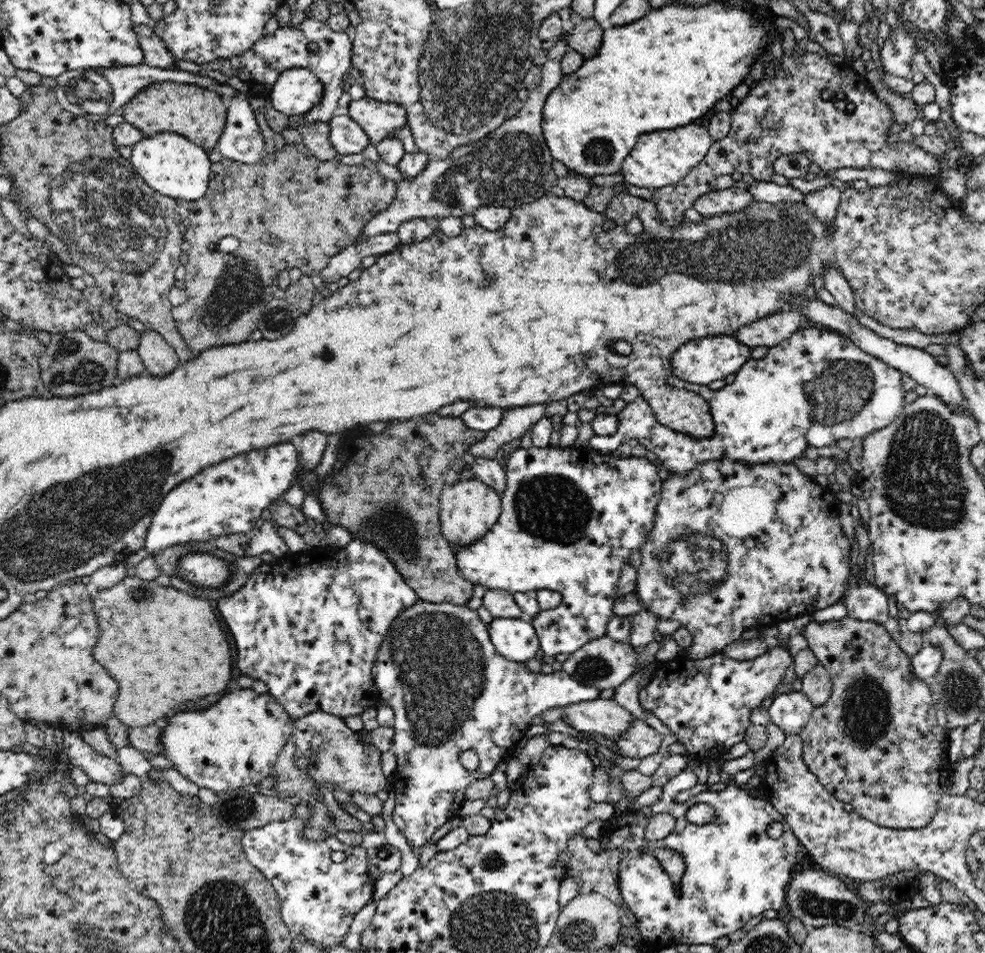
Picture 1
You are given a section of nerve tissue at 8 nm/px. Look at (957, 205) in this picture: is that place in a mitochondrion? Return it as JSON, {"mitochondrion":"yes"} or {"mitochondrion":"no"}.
{"mitochondrion":"no"}

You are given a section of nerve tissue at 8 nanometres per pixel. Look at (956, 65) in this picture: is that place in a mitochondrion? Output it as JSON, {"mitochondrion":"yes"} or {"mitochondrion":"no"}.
{"mitochondrion":"no"}

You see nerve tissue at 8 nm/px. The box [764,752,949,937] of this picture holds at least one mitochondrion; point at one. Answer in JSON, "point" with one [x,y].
{"point":[816,906]}

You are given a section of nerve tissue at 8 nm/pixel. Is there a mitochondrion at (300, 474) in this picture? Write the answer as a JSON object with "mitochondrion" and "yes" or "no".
{"mitochondrion":"no"}

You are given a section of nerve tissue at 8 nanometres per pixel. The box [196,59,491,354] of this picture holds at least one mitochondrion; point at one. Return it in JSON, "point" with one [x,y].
{"point":[239,291]}

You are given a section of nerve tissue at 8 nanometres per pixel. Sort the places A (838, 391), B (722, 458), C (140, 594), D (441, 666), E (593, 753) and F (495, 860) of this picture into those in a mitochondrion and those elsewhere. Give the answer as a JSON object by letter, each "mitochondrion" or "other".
{"A":"mitochondrion","B":"other","C":"mitochondrion","D":"mitochondrion","E":"other","F":"mitochondrion"}

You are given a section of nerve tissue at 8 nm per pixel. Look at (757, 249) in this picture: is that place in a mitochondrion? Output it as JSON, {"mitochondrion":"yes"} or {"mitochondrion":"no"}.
{"mitochondrion":"yes"}

